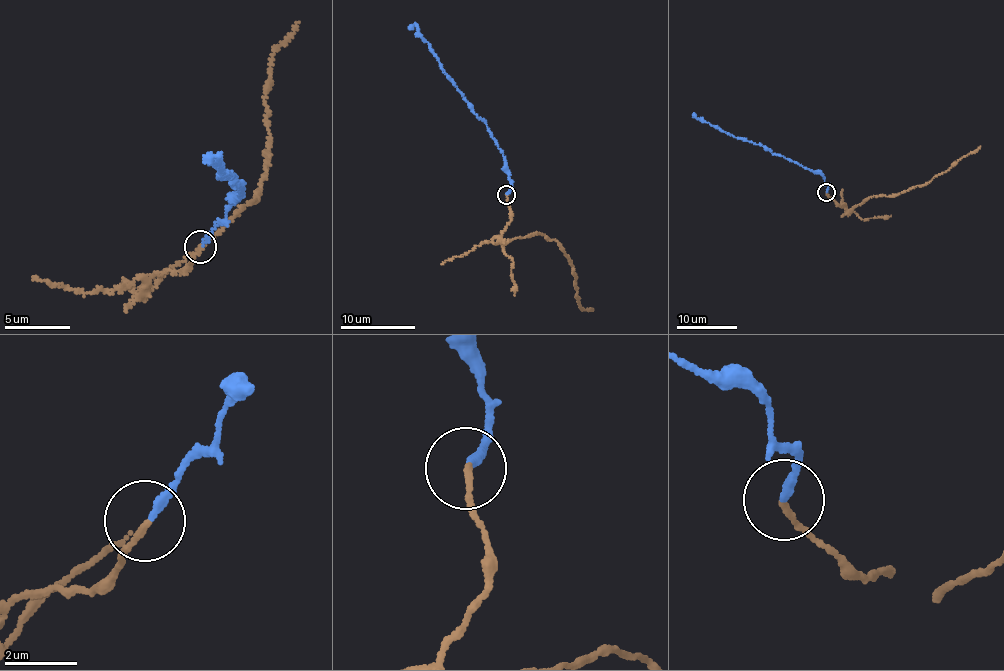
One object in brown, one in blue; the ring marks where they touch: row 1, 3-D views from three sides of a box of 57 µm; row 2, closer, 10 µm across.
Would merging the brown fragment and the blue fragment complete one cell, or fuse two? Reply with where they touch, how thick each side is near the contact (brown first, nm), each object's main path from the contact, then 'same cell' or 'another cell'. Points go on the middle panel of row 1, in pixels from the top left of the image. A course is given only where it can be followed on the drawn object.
(506, 195) | 160/200 nm | brown via (505, 194), (511, 217), (501, 238), (505, 243), (537, 232), (554, 239), (572, 266), (582, 309), (593, 309) | blue via (507, 194), (511, 181), (505, 158), (487, 125), (449, 78), (418, 28), (413, 26), (410, 29) | another cell

